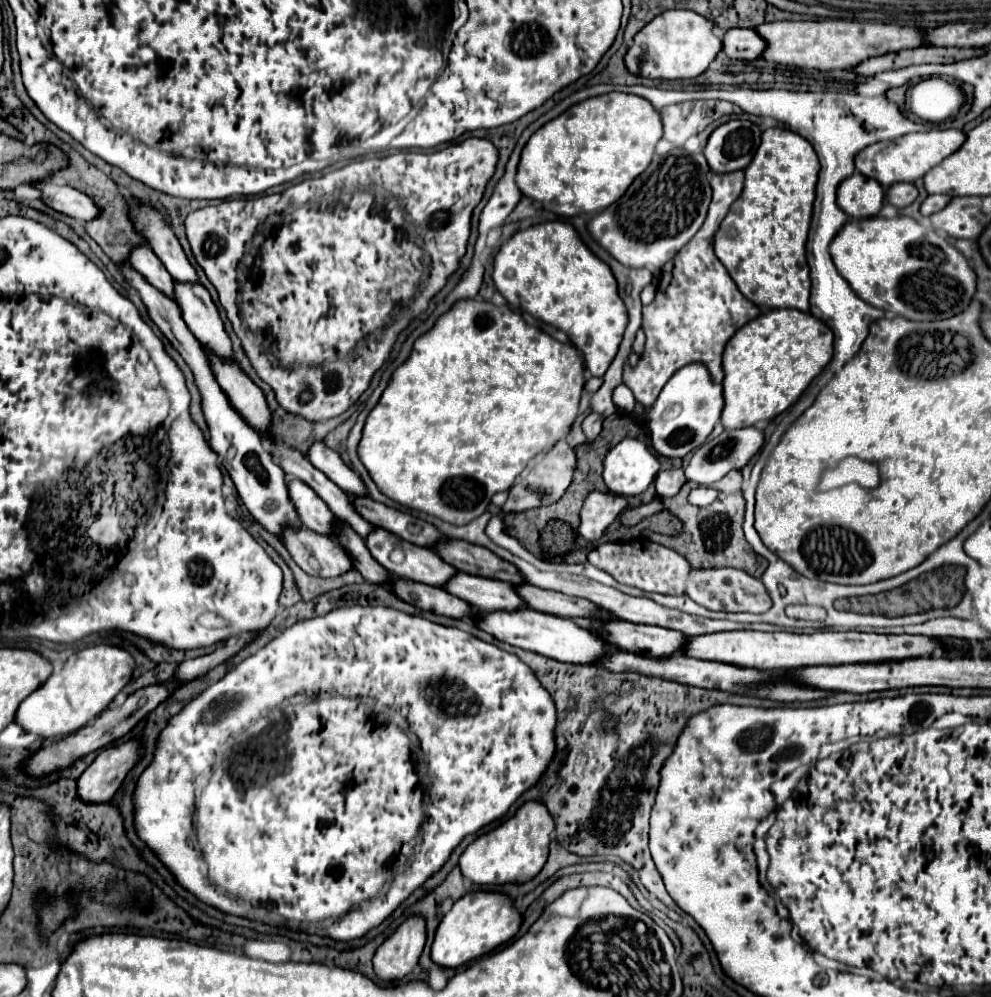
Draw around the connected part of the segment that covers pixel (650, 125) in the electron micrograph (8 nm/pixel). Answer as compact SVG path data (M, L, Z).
M606 93L600 97L590 97L572 105L568 111L540 127L530 137L520 157L516 185L526 197L540 201L544 209L562 217L602 211L618 201L632 185L632 181L648 167L662 133L660 113L644 97L628 93Z

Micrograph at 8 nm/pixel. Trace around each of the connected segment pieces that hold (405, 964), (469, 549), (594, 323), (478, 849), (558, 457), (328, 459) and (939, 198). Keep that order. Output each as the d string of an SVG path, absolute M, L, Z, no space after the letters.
M410 915L376 949L374 971L384 981L406 977L416 965L426 945L426 921L422 915Z
M446 541L436 547L436 553L446 561L452 563L458 571L468 575L478 575L486 579L506 581L510 585L524 585L526 579L520 575L516 565L500 559L496 553L488 551L486 547L472 545L468 541Z
M546 221L540 225L532 225L524 231L512 235L496 253L494 257L494 271L492 271L494 285L498 293L520 311L526 311L562 331L568 333L570 341L582 351L586 369L594 377L602 377L610 367L618 345L622 341L626 329L626 305L618 295L616 279L610 267L598 259L578 237L576 229L566 221Z
M526 801L510 819L506 819L496 829L488 831L486 835L480 835L476 841L472 841L462 857L460 857L460 869L466 879L472 883L484 883L484 885L502 885L502 883L524 883L540 873L548 859L548 845L550 835L554 831L554 821L540 801Z
M558 441L532 471L508 491L508 499L502 507L502 511L504 513L528 511L528 509L546 507L546 505L556 503L566 493L566 489L570 487L574 471L576 471L576 451L574 451L574 447L570 447L566 441Z
M314 443L310 447L310 453L308 453L308 459L310 463L320 469L330 481L334 481L342 491L348 491L348 495L354 495L354 497L364 497L368 495L366 491L366 485L362 483L360 475L356 471L352 471L344 461L342 457L328 449L324 443Z
M930 195L930 197L922 203L922 209L920 209L920 211L922 211L924 217L930 217L932 213L944 209L944 207L948 205L948 201L950 201L950 197L946 197L946 195Z

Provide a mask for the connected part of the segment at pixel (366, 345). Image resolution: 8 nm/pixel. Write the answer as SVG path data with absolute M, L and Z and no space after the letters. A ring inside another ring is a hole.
M468 137L466 141L448 145L436 153L394 153L364 161L345 159L322 171L302 175L308 175L308 179L284 193L222 201L188 213L184 227L196 263L216 287L226 317L230 319L234 333L240 337L252 367L258 371L258 377L274 389L282 409L316 423L342 415L360 399L374 373L390 357L398 334L414 317L426 311L430 299L458 269L470 239L472 211L480 203L484 189L494 175L496 163L498 149L492 141ZM340 193L350 195L350 201L338 203L338 209L332 209L332 203L336 203L336 195ZM396 195L432 195L422 207L422 231ZM254 231L264 235L260 255L254 263L260 275L258 283L252 283L244 273L238 275L236 271L238 261L244 255L244 243L252 239ZM252 331L254 335L264 333L264 337L276 341L274 355L262 355L262 347L254 341Z

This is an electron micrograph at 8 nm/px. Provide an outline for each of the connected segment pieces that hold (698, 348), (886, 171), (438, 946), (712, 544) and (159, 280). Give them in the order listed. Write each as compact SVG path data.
M732 171L728 175L712 175L710 185L714 191L708 219L704 227L696 233L696 239L678 251L662 267L662 279L658 283L658 291L654 303L642 309L642 327L646 333L646 349L632 369L624 367L624 385L634 393L634 399L642 405L652 405L666 385L666 381L680 367L702 361L714 379L714 383L722 383L722 351L728 339L748 321L760 315L760 309L748 301L728 275L726 267L716 259L712 249L712 237L726 217L730 205L740 197L744 187L744 171Z
M942 129L942 131L924 131L924 133L910 133L894 141L884 141L870 145L868 149L856 155L856 171L864 177L876 179L882 187L890 187L898 181L916 181L924 177L932 167L936 167L942 159L958 151L966 141L966 133L958 129Z
M470 891L460 897L440 921L432 943L432 961L442 967L460 967L512 939L518 933L520 925L522 915L508 895L498 891Z
M730 471L724 479L720 479L714 485L714 489L718 491L716 501L712 505L700 509L700 507L690 505L688 499L686 499L690 489L696 487L696 483L688 481L676 497L672 497L672 499L656 497L648 505L626 509L620 515L620 521L626 527L634 527L644 517L650 517L658 511L670 511L674 517L678 517L682 521L682 533L674 541L678 541L678 545L680 545L678 551L692 563L692 567L736 567L736 569L742 569L742 571L752 571L754 565L756 565L756 553L752 553L752 549L748 549L748 543L746 543L744 531L742 531L744 497L742 497L740 485L742 485L742 473Z
M136 247L136 251L132 251L130 255L130 265L138 273L142 273L148 279L148 283L152 283L156 289L160 289L168 297L174 297L174 279L164 269L164 265L160 263L160 259L154 255L152 249Z

